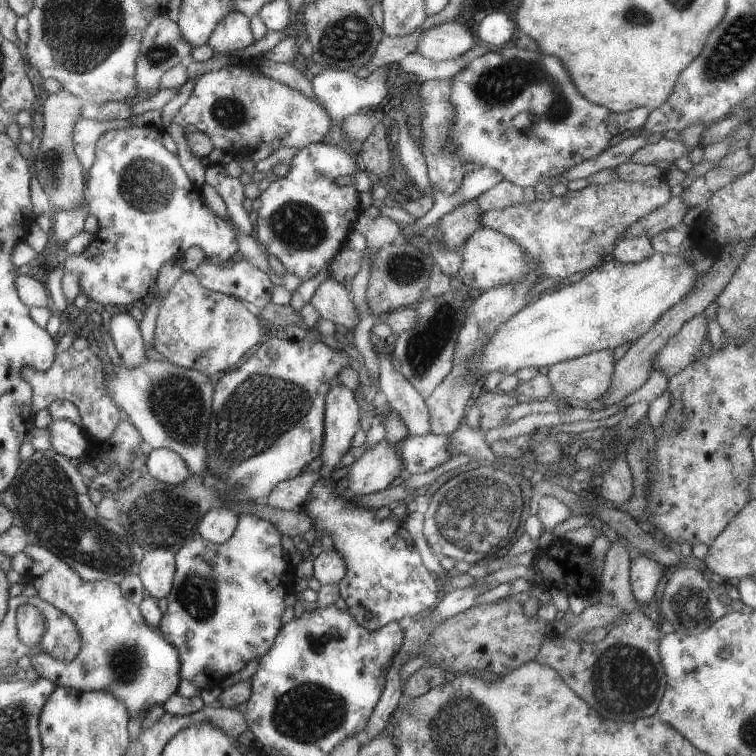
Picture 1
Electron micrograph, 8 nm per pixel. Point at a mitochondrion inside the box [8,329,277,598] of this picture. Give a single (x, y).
(44, 498)

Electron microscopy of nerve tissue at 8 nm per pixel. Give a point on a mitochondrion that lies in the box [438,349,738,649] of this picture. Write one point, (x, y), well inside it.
(686, 608)

